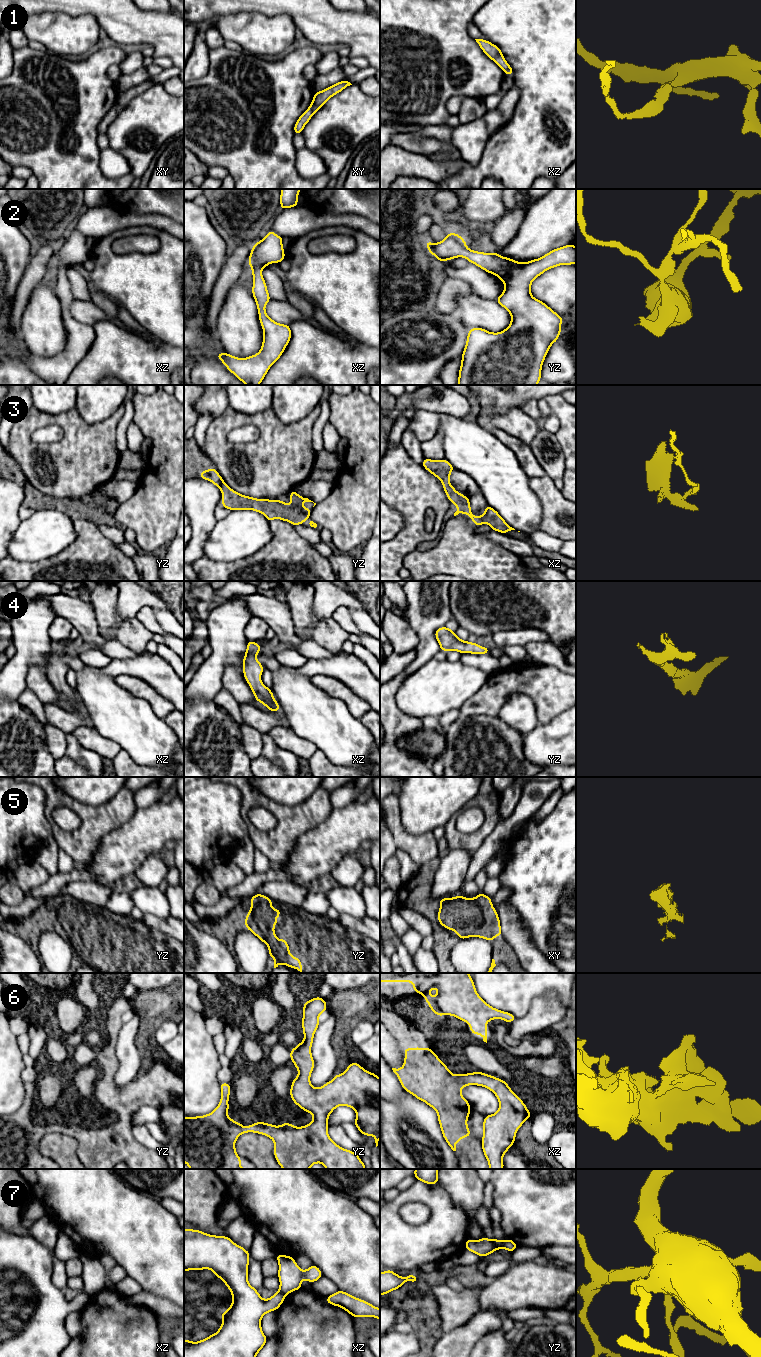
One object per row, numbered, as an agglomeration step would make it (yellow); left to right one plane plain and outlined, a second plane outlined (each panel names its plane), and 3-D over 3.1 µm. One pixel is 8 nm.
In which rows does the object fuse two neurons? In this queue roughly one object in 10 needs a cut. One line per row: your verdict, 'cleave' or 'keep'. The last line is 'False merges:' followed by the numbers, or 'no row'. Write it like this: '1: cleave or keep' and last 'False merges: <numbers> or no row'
1: keep
2: keep
3: keep
4: keep
5: keep
6: keep
7: cleave
False merges: 7

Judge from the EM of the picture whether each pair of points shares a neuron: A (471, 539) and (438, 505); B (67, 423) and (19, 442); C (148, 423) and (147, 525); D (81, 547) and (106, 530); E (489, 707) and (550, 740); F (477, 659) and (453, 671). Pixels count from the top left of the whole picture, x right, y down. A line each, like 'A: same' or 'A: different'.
A: different
B: same
C: same
D: different
E: different
F: different

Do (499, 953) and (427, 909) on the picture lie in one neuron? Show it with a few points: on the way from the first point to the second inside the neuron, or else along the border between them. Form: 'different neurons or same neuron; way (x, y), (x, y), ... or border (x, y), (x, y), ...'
same neuron; way (488, 933), (466, 916), (447, 915)

